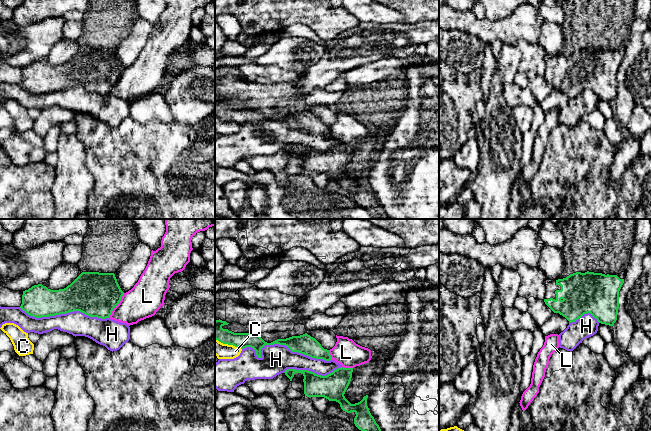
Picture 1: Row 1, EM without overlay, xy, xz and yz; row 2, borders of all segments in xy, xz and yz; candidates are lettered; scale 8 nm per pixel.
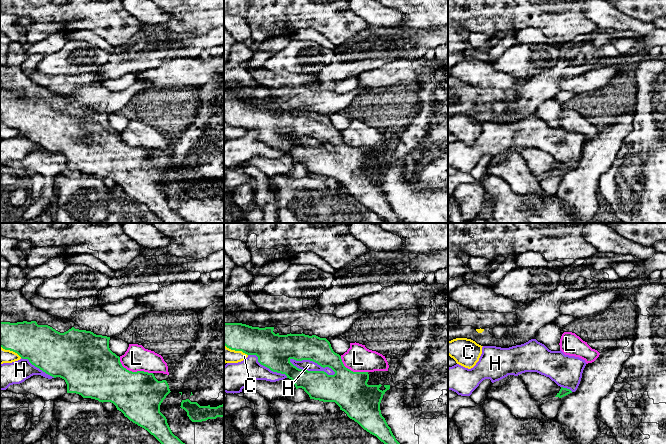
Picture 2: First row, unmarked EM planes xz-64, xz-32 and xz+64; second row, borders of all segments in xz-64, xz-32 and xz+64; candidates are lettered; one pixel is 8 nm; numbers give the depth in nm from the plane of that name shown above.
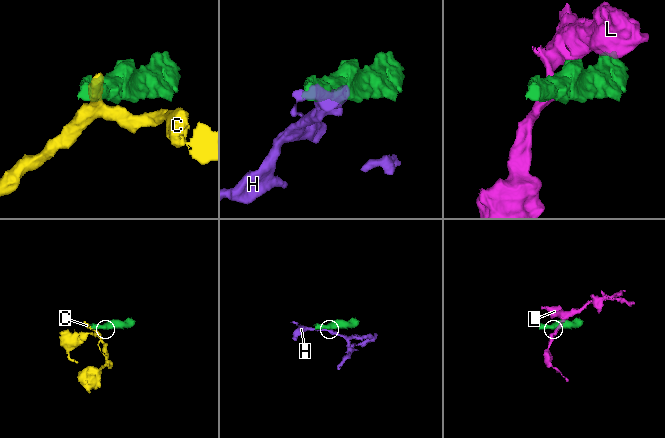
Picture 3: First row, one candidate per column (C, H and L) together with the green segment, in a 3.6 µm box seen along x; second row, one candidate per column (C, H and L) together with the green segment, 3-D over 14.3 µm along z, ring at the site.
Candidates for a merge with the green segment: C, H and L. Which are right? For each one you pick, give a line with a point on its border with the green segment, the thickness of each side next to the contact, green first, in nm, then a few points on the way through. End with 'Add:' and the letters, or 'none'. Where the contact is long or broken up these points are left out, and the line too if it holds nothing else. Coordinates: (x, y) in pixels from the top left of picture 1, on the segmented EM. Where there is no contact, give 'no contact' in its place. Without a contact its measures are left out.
Add: none

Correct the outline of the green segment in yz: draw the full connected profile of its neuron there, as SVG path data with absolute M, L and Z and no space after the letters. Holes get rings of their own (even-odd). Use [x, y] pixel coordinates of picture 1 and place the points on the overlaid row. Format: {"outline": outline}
{"outline": "M576 272L563 279L547 279L544 302L569 323L590 313L599 323L613 326L623 283L617 275Z"}

